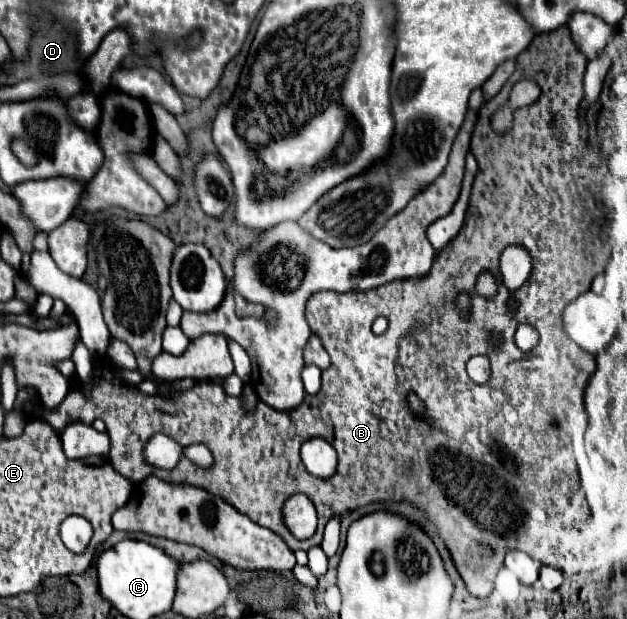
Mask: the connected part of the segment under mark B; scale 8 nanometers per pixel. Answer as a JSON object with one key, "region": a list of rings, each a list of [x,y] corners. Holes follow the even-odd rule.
{"region":[[[566,25],[548,33],[538,33],[532,45],[516,57],[516,71],[504,89],[494,99],[486,101],[478,113],[478,123],[472,135],[472,153],[478,161],[478,175],[474,179],[470,205],[466,211],[468,217],[464,219],[460,233],[436,255],[428,275],[420,279],[390,281],[366,293],[322,291],[312,295],[306,305],[306,319],[312,333],[322,339],[332,365],[322,371],[322,391],[318,395],[306,395],[300,407],[292,411],[276,411],[258,401],[256,409],[246,413],[242,409],[240,397],[230,397],[218,383],[208,381],[198,381],[192,389],[176,391],[168,397],[144,395],[136,385],[126,383],[118,373],[114,373],[114,365],[106,355],[98,355],[94,357],[90,397],[84,395],[84,387],[80,383],[76,391],[70,387],[66,399],[52,411],[44,411],[38,397],[32,397],[22,411],[26,411],[30,417],[46,421],[58,435],[68,423],[78,419],[88,425],[94,419],[102,419],[106,423],[108,435],[112,431],[112,467],[116,473],[128,477],[130,483],[138,485],[144,481],[144,477],[156,475],[166,483],[200,487],[234,505],[254,523],[268,527],[282,539],[290,535],[282,523],[282,503],[294,493],[308,495],[318,511],[318,531],[312,539],[304,541],[294,537],[284,539],[292,551],[308,551],[310,547],[320,545],[322,531],[334,515],[342,515],[344,511],[354,511],[370,503],[406,501],[418,505],[428,515],[440,539],[446,543],[454,565],[472,597],[486,599],[492,593],[496,573],[504,563],[504,555],[514,549],[524,551],[534,561],[556,567],[568,575],[592,571],[596,567],[596,539],[600,533],[592,525],[592,513],[580,489],[580,475],[570,447],[572,441],[568,419],[576,415],[582,415],[582,419],[586,417],[582,397],[590,375],[596,371],[596,359],[568,339],[562,321],[564,307],[576,299],[576,295],[582,295],[590,289],[592,279],[604,271],[606,259],[610,255],[604,247],[600,229],[602,223],[598,219],[598,215],[604,215],[600,195],[604,173],[604,127],[594,125],[588,131],[588,119],[590,125],[602,123],[606,119],[606,101],[598,99],[584,115],[580,115],[586,63],[586,55],[572,43]],[[520,79],[532,79],[538,83],[542,95],[534,105],[522,107],[514,113],[514,127],[510,133],[496,135],[490,127],[490,117],[508,101],[512,87]],[[514,241],[520,241],[520,245],[524,245],[532,257],[532,273],[528,281],[514,293],[508,293],[508,289],[498,283],[498,293],[492,299],[478,297],[474,287],[478,275],[482,271],[490,271],[494,277],[498,277],[500,253]],[[460,293],[468,293],[471,297],[469,319],[462,318],[456,311],[454,301]],[[508,301],[516,301],[516,309],[510,309]],[[380,315],[388,319],[388,329],[382,335],[374,335],[370,327]],[[520,323],[528,323],[540,333],[538,347],[528,353],[522,353],[514,343],[514,333]],[[494,339],[498,339],[498,345],[490,345]],[[474,355],[490,357],[492,377],[484,385],[476,385],[466,373],[466,361]],[[408,391],[414,391],[426,403],[432,421],[416,419],[406,403]],[[156,433],[172,437],[182,447],[204,443],[212,451],[216,463],[206,471],[192,465],[186,457],[180,457],[172,471],[150,467],[142,463],[142,449]],[[314,437],[326,439],[338,453],[338,473],[328,481],[312,477],[300,459],[300,445]],[[434,441],[436,449],[422,449],[422,445]]]}

